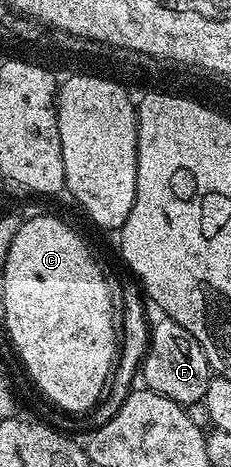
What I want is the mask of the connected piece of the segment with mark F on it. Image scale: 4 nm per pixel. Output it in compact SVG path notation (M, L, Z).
M168 319L160 320L152 322L149 348L140 366L140 376L143 379L145 376L144 388L186 407L193 407L196 401L197 404L204 402L211 370L203 347L199 347L195 335L179 323Z

